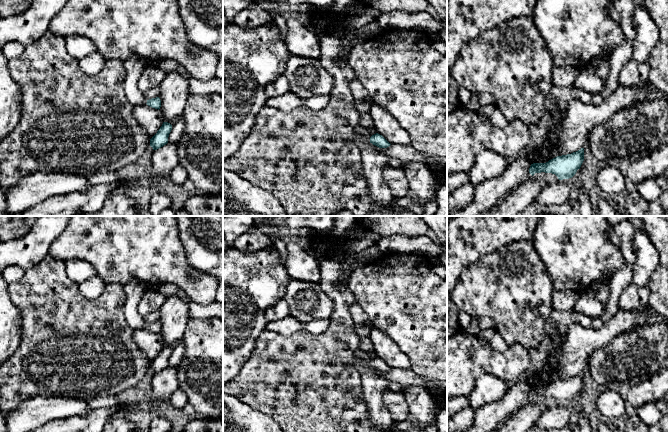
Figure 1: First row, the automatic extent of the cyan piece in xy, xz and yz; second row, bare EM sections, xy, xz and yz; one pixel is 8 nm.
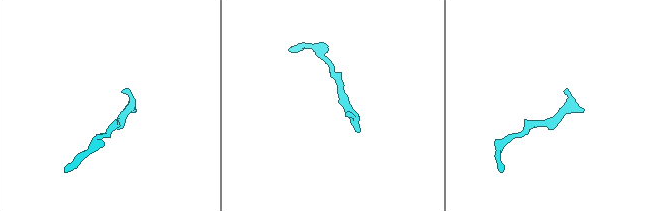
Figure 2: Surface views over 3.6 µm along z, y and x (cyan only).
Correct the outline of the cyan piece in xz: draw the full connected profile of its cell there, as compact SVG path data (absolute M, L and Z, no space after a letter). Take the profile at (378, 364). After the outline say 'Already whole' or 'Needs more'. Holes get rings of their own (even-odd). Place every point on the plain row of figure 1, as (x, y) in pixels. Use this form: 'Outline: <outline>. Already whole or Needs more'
Outline: M378 357L372 359L371 361L356 358L355 369L358 372L361 373L369 367L372 367L379 372L387 372L391 369L382 359Z. Needs more

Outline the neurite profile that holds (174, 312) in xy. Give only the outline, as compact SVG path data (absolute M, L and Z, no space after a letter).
M176 296L167 297L159 309L163 346L173 349L183 339L190 314L188 305Z

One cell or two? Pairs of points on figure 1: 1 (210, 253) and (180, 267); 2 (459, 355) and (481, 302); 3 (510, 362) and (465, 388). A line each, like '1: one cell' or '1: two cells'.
1: two cells
2: two cells
3: one cell

